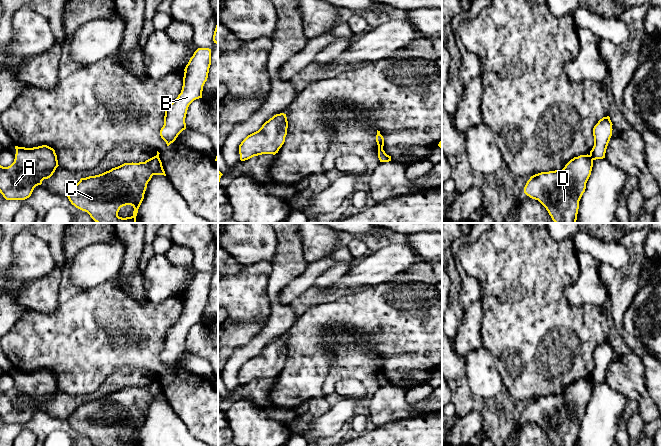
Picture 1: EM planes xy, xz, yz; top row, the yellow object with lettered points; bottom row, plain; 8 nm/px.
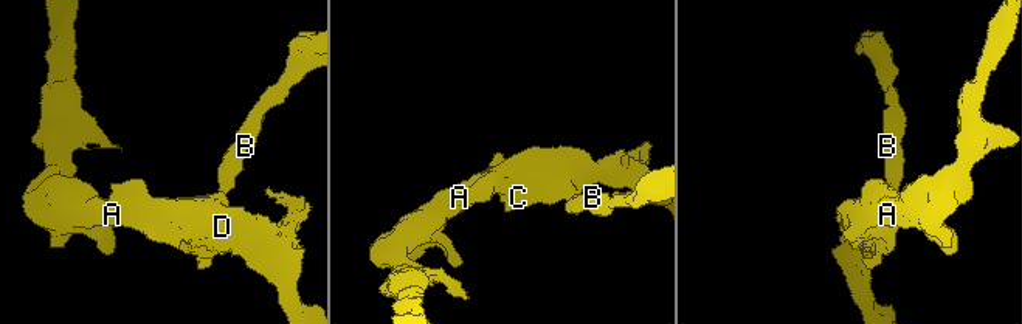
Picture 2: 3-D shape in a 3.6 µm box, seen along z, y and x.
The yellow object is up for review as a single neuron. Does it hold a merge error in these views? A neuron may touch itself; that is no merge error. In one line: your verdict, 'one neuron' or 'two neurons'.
two neurons

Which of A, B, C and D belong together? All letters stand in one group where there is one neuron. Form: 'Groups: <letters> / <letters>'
Groups: A C D / B

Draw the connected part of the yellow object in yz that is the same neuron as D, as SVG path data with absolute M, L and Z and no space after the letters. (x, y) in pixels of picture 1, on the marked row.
M580 155L562 170L541 172L530 177L524 193L538 200L555 223L576 223L579 201L591 175L593 158Z

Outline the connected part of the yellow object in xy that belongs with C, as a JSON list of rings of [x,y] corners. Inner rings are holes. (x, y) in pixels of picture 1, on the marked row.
[[[157,155],[145,162],[124,163],[102,174],[81,178],[67,197],[72,205],[87,212],[96,223],[136,223],[138,209],[153,175],[166,176]],[[126,205],[134,208],[133,215],[126,218],[119,217],[120,208]]]

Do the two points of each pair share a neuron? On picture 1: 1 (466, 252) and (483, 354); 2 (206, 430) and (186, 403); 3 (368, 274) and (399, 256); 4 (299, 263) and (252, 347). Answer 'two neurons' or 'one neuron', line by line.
1: two neurons
2: one neuron
3: one neuron
4: one neuron

